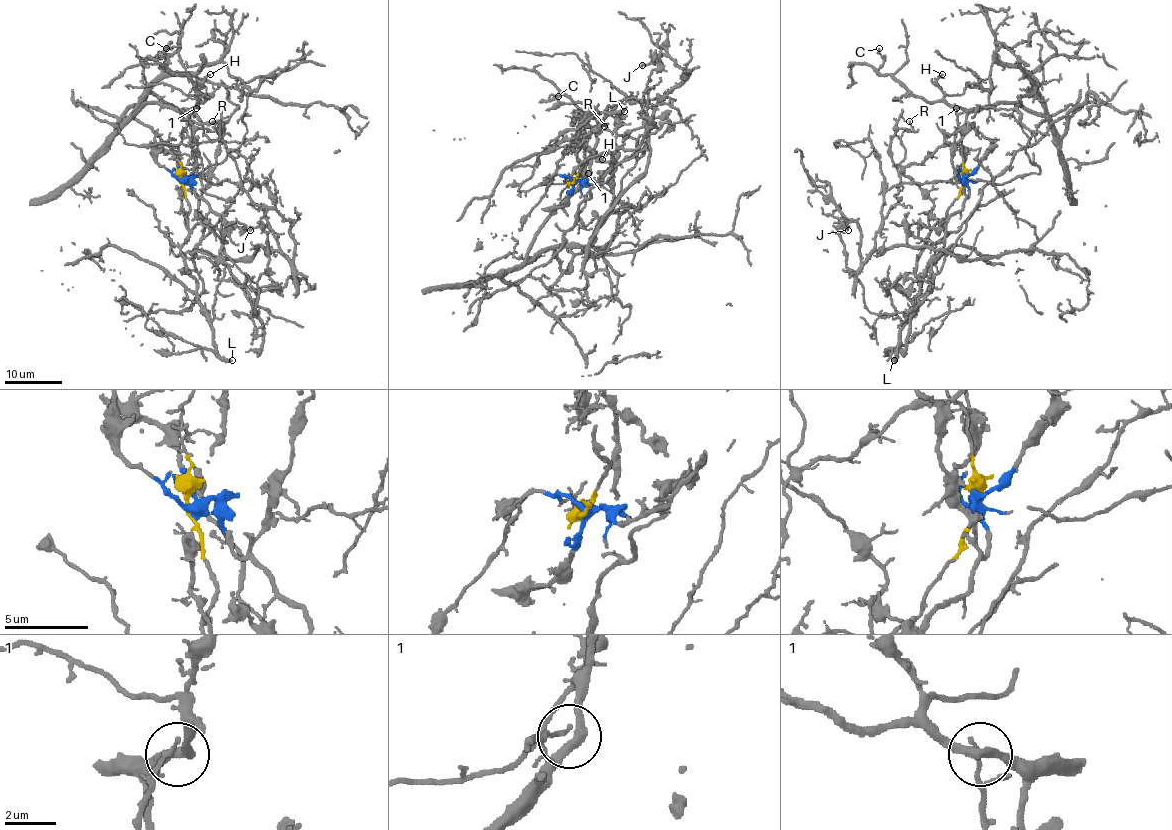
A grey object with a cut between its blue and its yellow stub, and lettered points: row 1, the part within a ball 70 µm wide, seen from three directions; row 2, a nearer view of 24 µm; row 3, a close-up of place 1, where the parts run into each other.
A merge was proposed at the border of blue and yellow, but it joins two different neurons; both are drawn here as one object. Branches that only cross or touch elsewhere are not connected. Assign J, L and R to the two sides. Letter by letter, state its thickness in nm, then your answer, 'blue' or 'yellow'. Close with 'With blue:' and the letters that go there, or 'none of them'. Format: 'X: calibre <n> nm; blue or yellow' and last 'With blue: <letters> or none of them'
J: calibre 280 nm; blue
L: calibre 320 nm; yellow
R: calibre 120 nm; yellow
With blue: J

